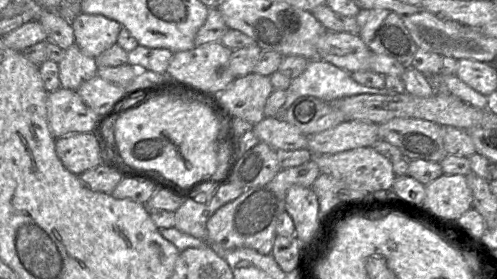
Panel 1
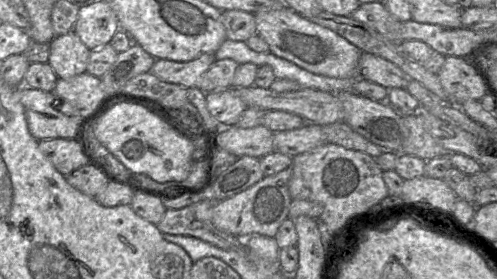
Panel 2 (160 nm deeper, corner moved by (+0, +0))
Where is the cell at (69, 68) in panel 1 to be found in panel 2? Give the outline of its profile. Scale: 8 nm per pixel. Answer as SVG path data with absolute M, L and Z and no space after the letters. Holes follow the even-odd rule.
M71 30L51 41L48 63L58 79L70 79L87 71L89 56L88 47Z

